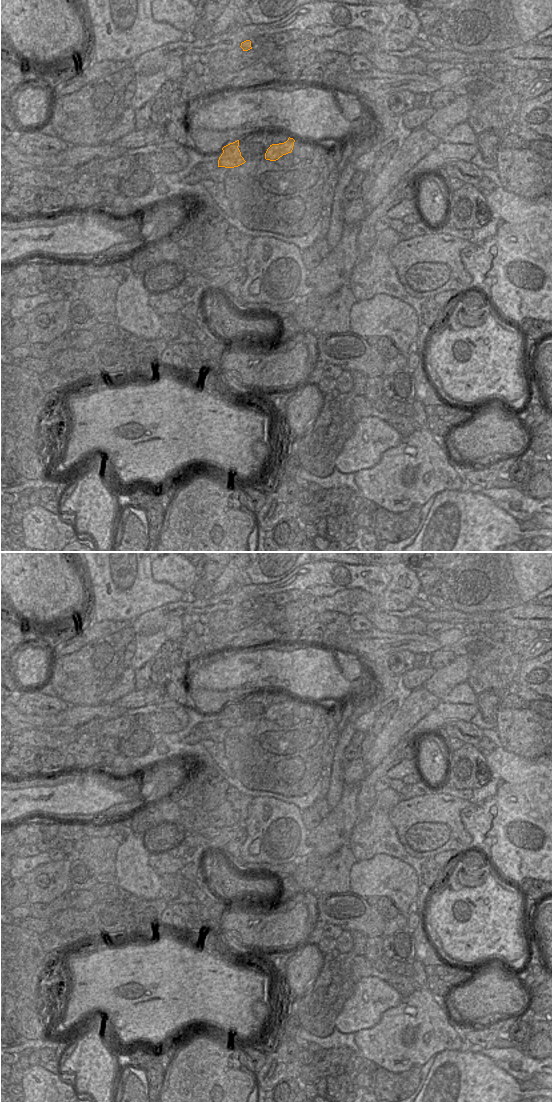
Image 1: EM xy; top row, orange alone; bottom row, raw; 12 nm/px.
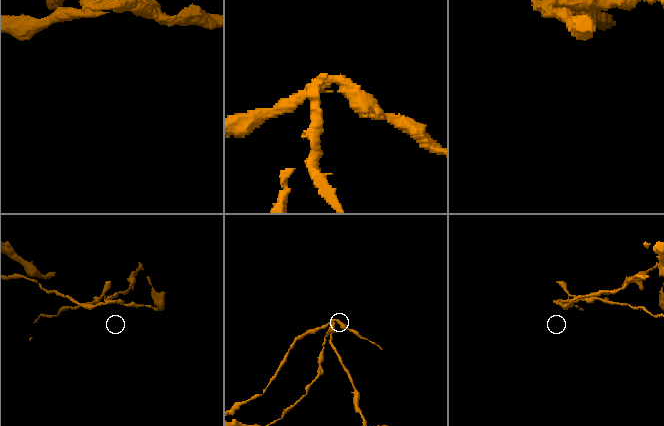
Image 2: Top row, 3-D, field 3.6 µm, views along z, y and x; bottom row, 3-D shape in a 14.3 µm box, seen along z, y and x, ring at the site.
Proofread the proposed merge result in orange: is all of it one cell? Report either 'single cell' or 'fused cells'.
fused cells

